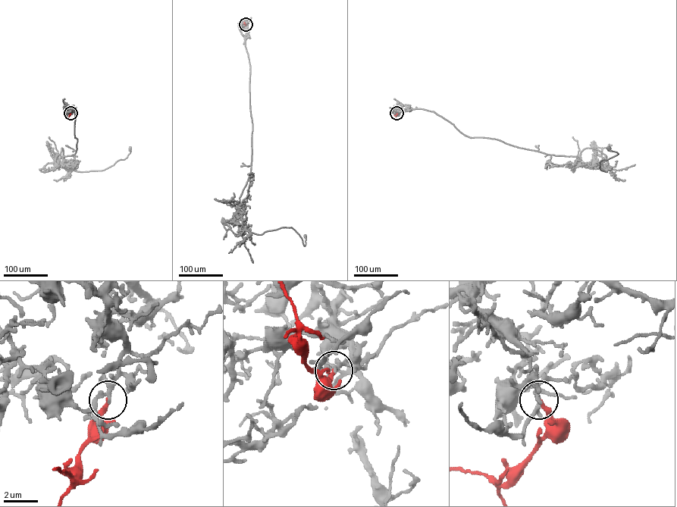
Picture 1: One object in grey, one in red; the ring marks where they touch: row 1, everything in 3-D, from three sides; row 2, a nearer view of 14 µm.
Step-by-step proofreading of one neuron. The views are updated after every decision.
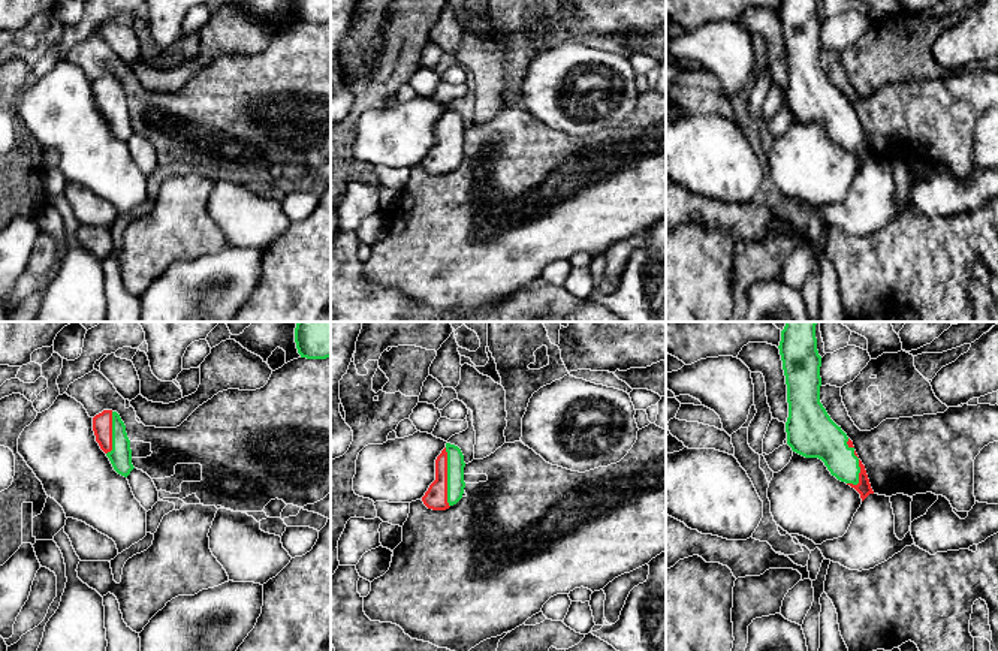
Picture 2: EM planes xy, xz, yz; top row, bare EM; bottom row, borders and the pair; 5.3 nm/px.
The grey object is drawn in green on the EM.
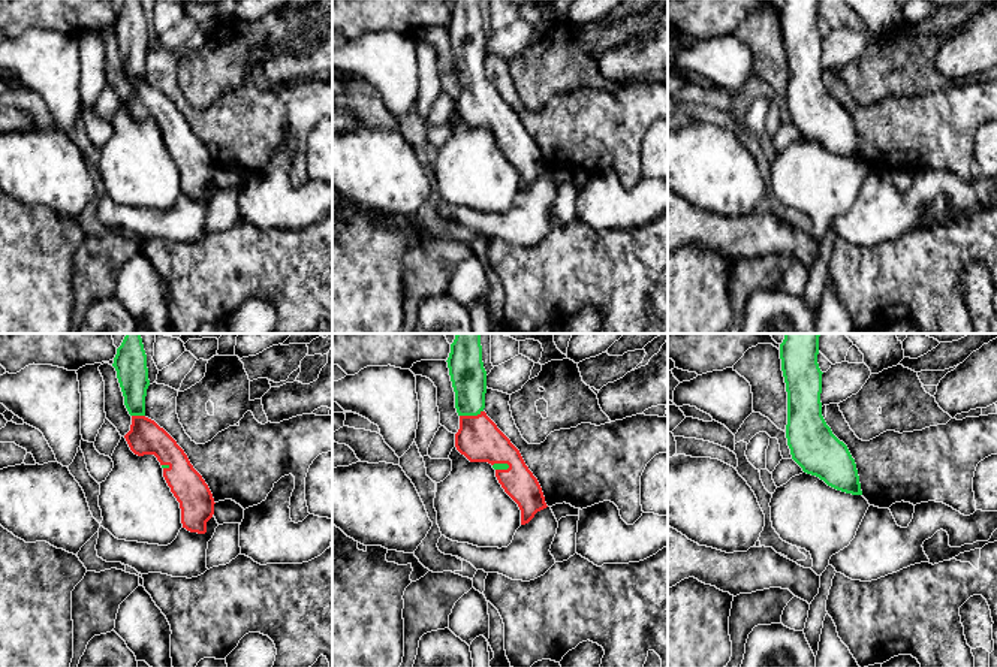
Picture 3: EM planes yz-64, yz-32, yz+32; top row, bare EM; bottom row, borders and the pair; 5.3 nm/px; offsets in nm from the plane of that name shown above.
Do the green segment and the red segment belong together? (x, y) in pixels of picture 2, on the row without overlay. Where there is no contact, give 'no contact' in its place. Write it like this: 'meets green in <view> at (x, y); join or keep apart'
meets green in xz at (448, 142); join

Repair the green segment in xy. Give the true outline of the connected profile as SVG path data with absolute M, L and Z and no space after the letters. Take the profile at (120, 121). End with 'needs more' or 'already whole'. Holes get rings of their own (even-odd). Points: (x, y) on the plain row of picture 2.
M103 75L96 79L93 82L93 96L114 135L127 142L135 132L132 129L130 105L120 79L112 75Z; needs more

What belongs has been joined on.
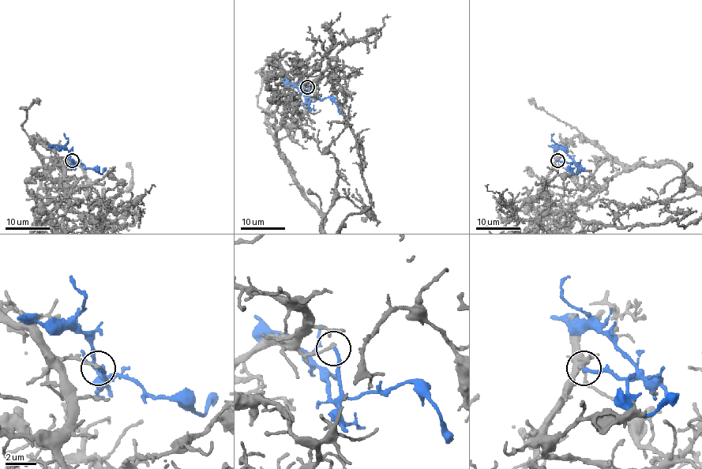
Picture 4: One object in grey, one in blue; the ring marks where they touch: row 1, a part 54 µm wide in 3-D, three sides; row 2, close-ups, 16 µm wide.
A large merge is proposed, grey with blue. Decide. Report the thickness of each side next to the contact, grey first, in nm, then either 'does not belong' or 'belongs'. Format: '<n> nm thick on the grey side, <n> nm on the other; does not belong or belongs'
220 nm thick on the grey side, 200 nm on the other; does not belong

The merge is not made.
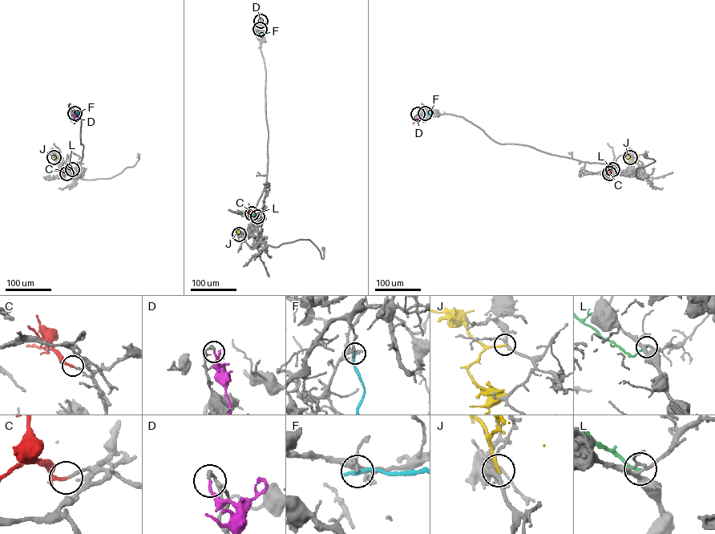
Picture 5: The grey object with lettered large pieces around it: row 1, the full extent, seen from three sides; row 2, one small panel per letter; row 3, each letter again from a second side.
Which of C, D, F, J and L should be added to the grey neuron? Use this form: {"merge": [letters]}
{"merge": ["C"]}

